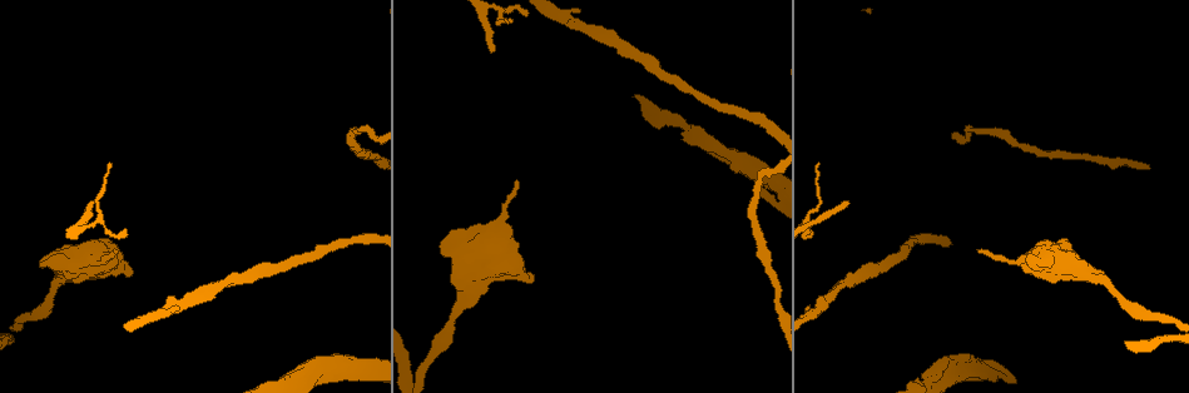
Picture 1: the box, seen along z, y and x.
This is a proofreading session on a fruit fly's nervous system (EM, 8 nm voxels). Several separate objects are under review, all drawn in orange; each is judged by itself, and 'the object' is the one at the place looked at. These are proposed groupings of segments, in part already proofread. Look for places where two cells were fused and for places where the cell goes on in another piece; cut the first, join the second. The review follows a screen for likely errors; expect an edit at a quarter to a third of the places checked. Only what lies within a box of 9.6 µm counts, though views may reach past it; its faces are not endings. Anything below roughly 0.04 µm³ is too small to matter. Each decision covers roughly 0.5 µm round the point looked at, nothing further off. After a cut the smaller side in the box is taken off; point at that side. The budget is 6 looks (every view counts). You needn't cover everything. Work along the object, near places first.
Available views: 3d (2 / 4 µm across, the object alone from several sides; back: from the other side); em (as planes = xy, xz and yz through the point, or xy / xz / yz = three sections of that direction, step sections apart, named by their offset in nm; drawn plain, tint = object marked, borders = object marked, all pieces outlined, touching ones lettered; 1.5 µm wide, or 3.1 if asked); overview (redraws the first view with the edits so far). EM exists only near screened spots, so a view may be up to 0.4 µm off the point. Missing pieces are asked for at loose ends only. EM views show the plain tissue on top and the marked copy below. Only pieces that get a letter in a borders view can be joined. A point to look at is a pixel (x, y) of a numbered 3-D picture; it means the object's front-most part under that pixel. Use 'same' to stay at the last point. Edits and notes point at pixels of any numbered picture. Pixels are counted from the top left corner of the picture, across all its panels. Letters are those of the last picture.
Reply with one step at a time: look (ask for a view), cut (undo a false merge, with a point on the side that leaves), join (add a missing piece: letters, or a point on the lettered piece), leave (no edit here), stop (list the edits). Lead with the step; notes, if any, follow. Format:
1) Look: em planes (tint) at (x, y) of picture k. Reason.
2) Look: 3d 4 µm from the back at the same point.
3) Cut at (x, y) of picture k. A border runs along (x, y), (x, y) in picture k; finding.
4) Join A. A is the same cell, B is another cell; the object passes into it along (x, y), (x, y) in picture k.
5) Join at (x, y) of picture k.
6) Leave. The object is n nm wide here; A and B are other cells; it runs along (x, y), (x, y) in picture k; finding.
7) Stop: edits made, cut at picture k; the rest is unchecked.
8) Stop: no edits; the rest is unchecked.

Look: em planes (borders) at (1088, 277) of picture 1. Calibre changes.

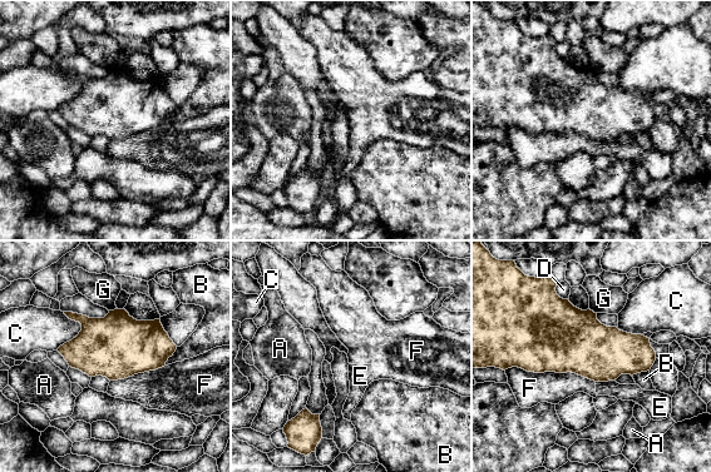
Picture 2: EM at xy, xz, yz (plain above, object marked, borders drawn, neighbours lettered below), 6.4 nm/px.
Leave. The object is 400 nm wide here; A, B, C, D, E, F and G are other cells; a border runs along (615, 378), (596, 382) in picture 2; one cell here.

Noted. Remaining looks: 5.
Look: 3d 4 µm at (312, 367) of picture 1. Branch point.

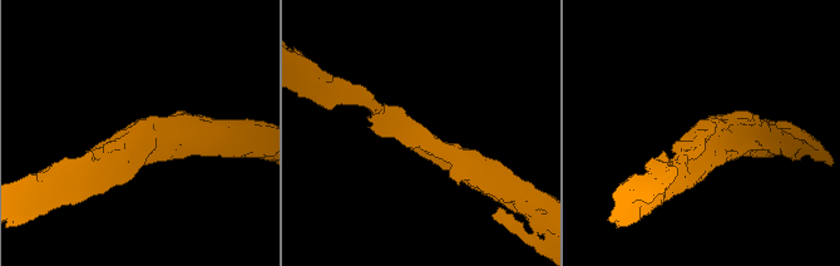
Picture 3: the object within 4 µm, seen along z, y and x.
Look: em planes (tint) at (704, 129) of picture 3.

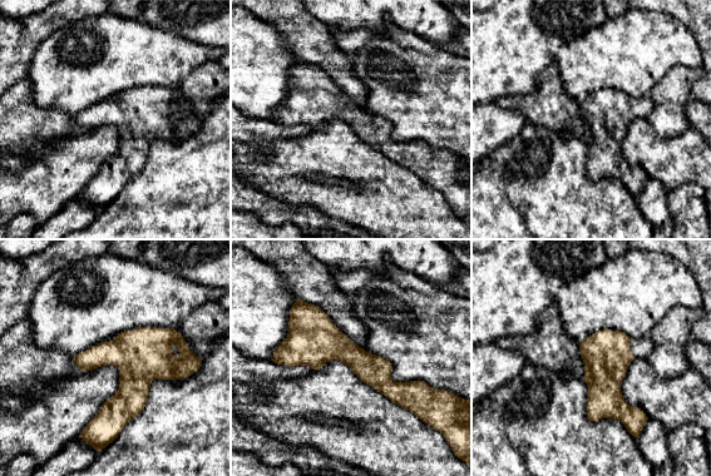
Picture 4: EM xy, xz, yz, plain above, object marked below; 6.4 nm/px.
Look: em planes (borders) at the same point.

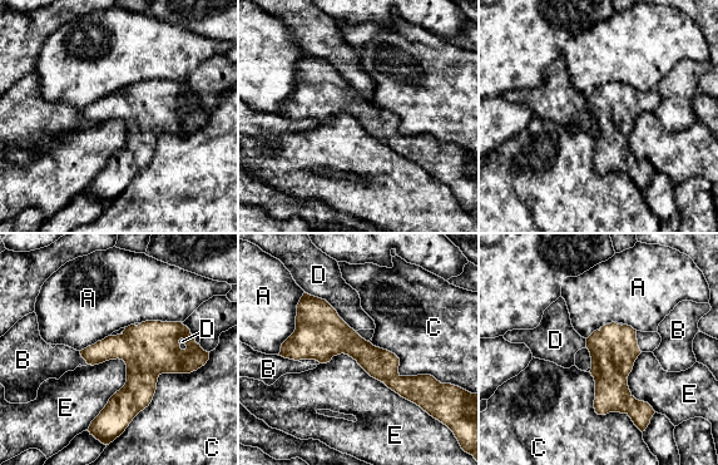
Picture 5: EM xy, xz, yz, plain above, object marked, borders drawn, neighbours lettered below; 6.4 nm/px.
Leave. A, B, C, D and E are other cells; a border runs along (122, 359), (125, 382), (87, 430) in picture 5; all the same cell.

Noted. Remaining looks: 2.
Look: em xz step 4 (tint) at (364, 127) of picture 1. Sharp bend.

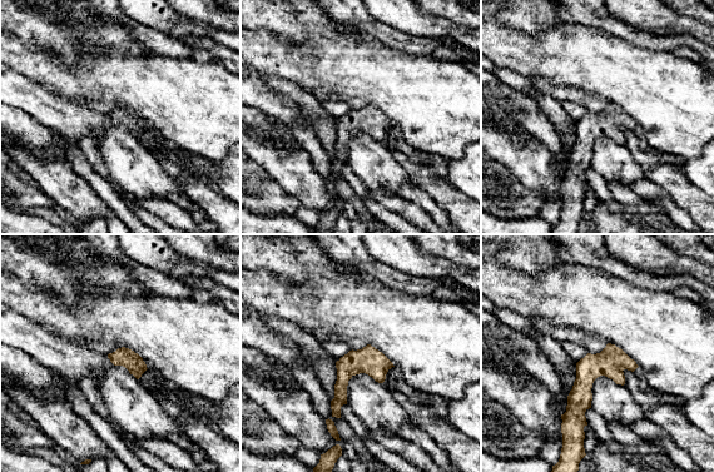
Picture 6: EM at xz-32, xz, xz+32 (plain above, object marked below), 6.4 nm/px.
Look: em planes (borders) at the same point.

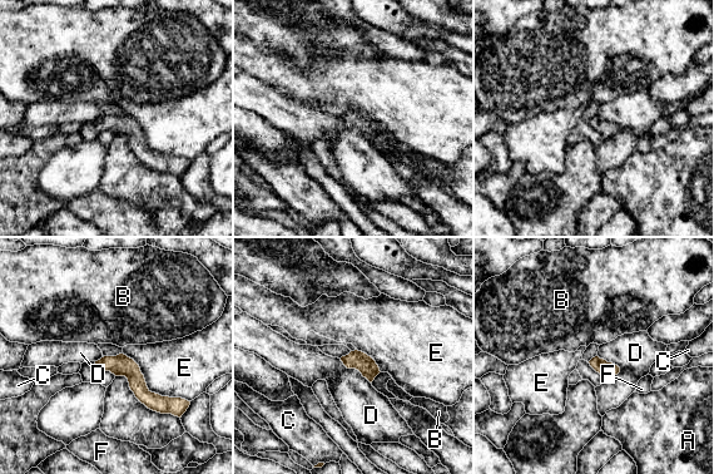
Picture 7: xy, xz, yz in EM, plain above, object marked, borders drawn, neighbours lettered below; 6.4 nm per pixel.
Leave. A, B, C, D, E and F are other cells; a border runs along (596, 355), (614, 363), (620, 371) in picture 7; all the same cell.

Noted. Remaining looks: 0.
Stop: no edits; the rest is unchecked.

